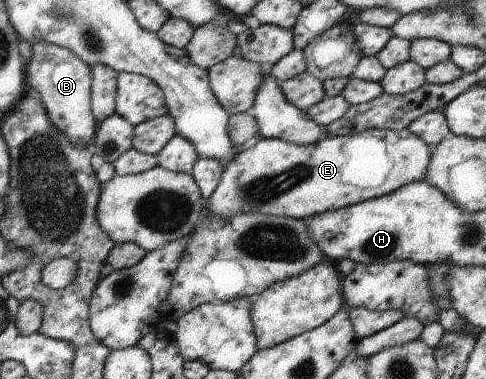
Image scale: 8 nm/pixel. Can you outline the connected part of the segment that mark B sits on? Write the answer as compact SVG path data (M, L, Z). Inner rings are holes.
M43 41L32 44L31 57L31 60L26 63L26 83L27 86L35 89L41 95L39 100L43 105L43 109L47 111L47 117L53 123L53 127L59 129L61 133L65 133L69 137L69 141L73 143L91 144L92 139L95 137L95 127L98 125L91 109L92 67L87 63L83 63L73 51Z

